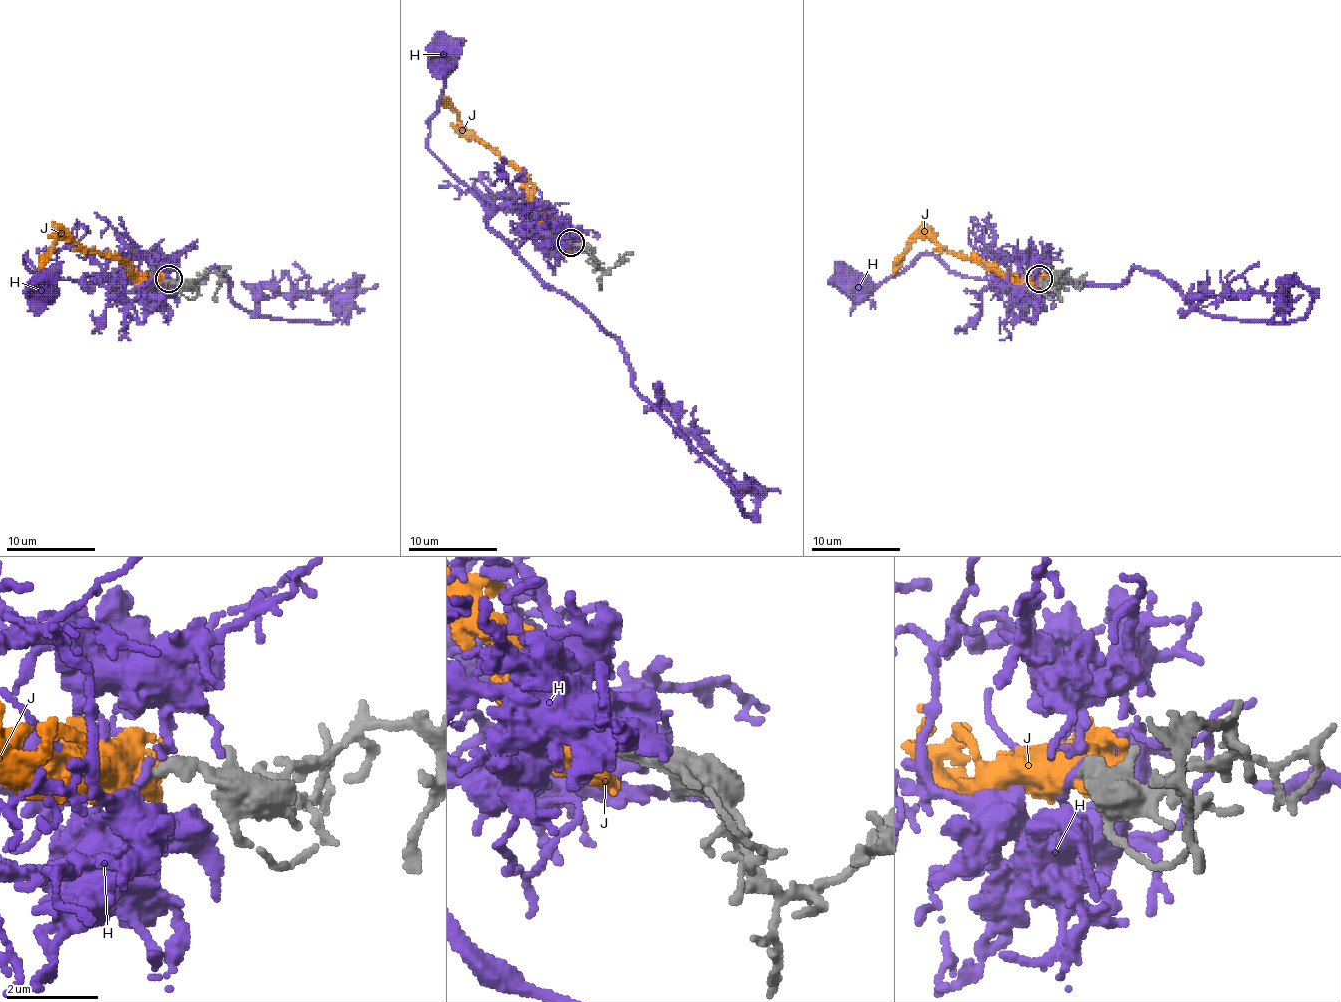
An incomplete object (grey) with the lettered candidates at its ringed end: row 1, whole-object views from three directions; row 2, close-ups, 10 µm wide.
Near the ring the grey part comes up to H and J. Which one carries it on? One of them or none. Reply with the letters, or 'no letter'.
no letter

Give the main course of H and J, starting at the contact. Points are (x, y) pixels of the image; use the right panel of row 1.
H: (1040, 279), (1026, 299), (1004, 277), (955, 275), (933, 255), (919, 255), (870, 288), (861, 286)
J: (1040, 282), (1011, 284), (993, 268), (948, 253), (928, 237), (917, 237), (892, 275)

